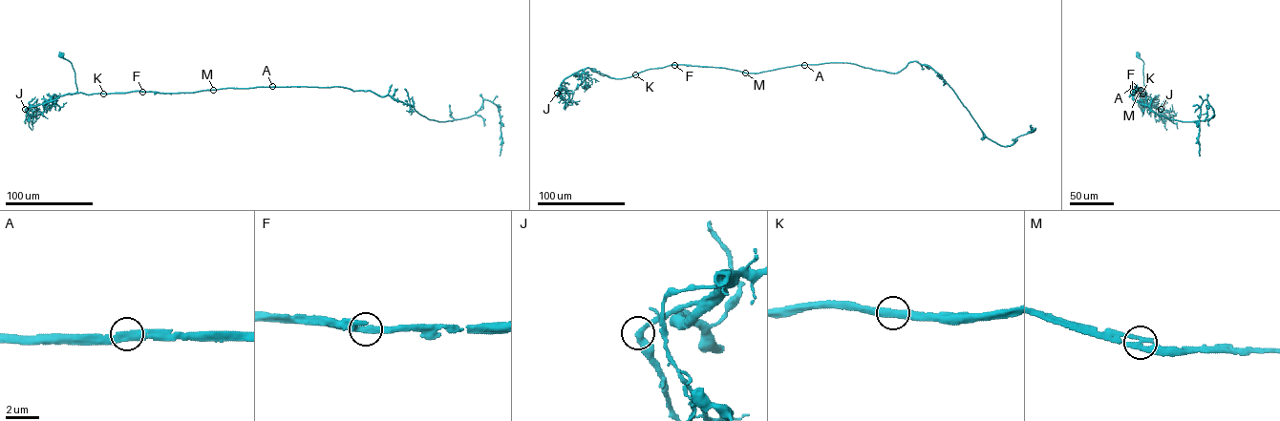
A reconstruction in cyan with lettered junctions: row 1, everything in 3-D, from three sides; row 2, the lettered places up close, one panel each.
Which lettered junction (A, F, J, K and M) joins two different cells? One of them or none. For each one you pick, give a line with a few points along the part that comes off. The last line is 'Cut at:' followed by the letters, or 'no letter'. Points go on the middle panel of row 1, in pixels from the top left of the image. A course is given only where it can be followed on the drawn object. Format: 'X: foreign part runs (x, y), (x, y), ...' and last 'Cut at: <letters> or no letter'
Cut at: no letter

